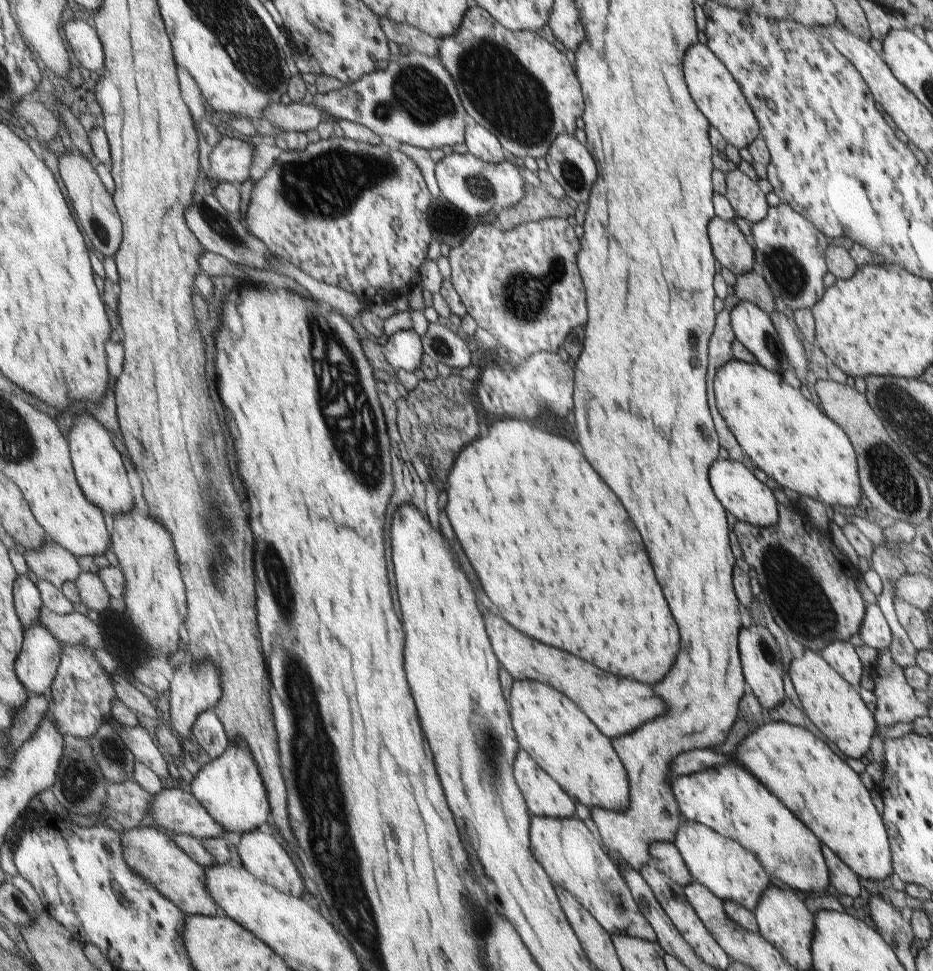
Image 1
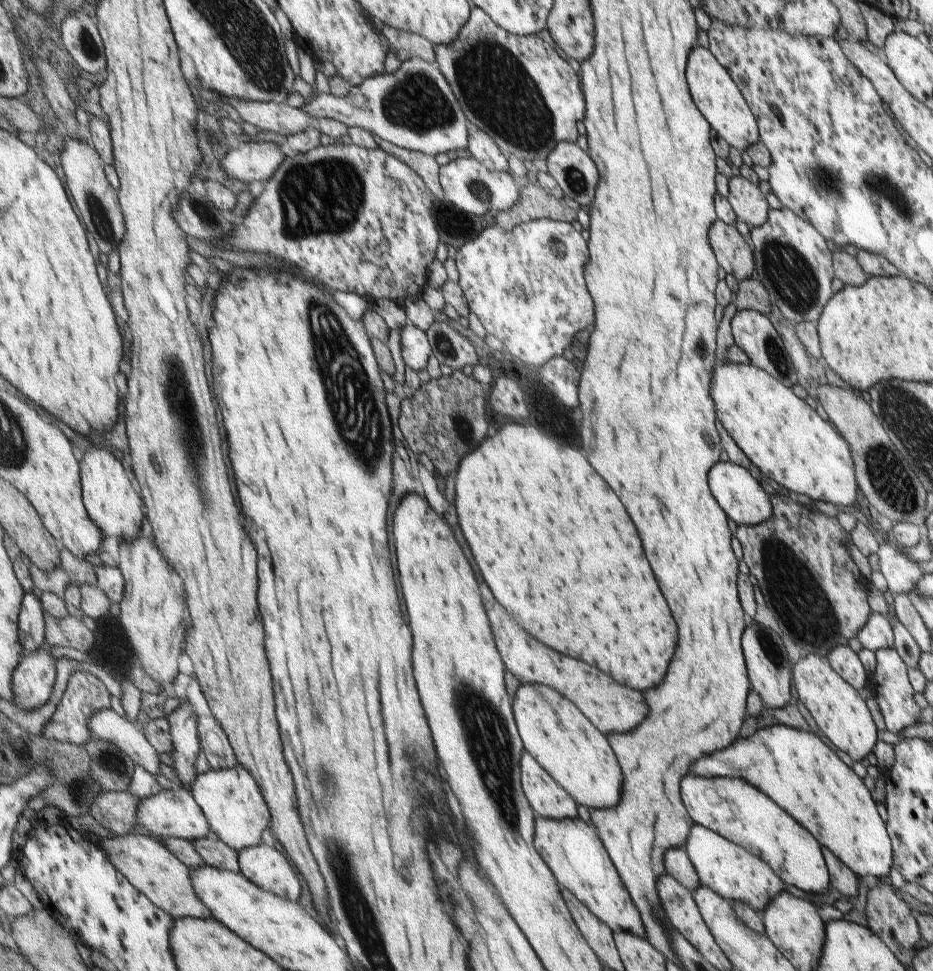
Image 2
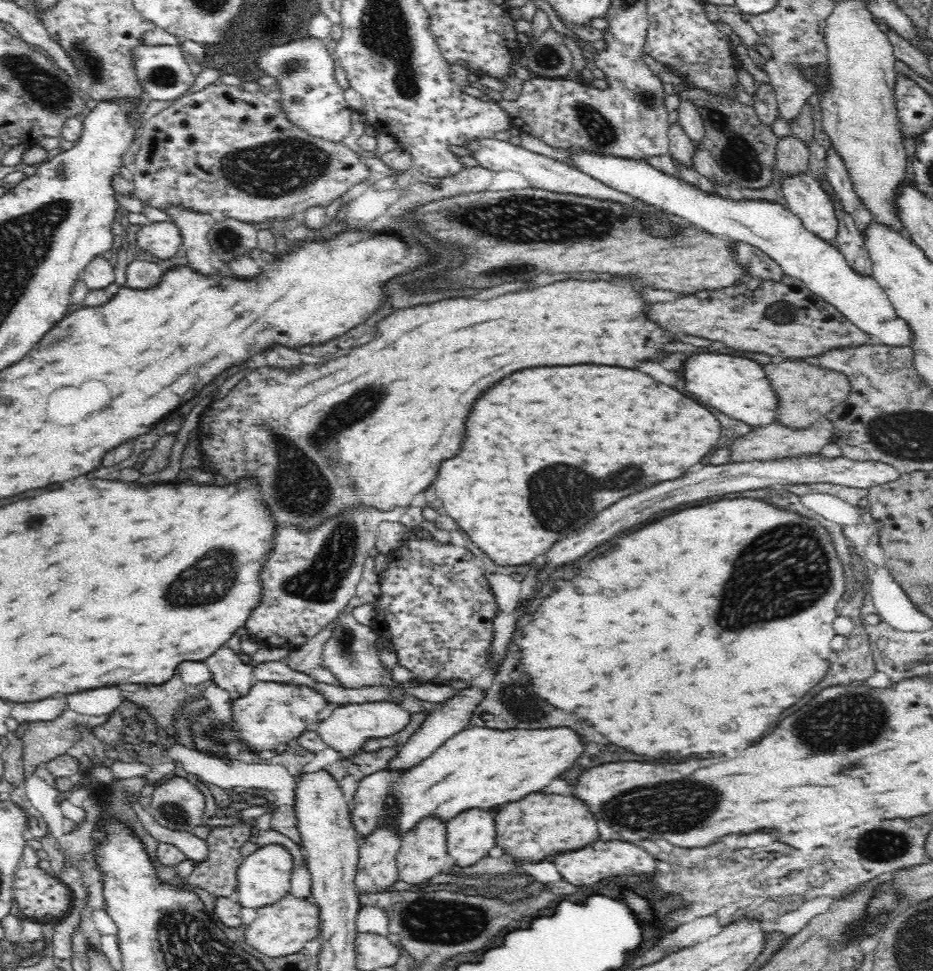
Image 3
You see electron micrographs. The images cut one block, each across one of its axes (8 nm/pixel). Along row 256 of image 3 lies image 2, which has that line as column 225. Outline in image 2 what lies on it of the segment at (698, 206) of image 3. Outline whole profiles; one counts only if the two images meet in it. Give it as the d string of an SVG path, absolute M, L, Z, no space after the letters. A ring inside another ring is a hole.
M241 763L234 769L199 774L192 784L195 800L202 807L214 836L239 853L261 845L263 832L271 828L272 814L259 783Z

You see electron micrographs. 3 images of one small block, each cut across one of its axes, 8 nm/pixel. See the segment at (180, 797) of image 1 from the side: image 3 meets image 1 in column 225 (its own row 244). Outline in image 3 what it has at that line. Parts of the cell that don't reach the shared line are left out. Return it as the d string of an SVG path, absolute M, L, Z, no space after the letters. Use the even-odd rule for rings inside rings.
M810 175L781 180L786 208L802 221L802 226L830 245L836 244L839 228L834 201Z

